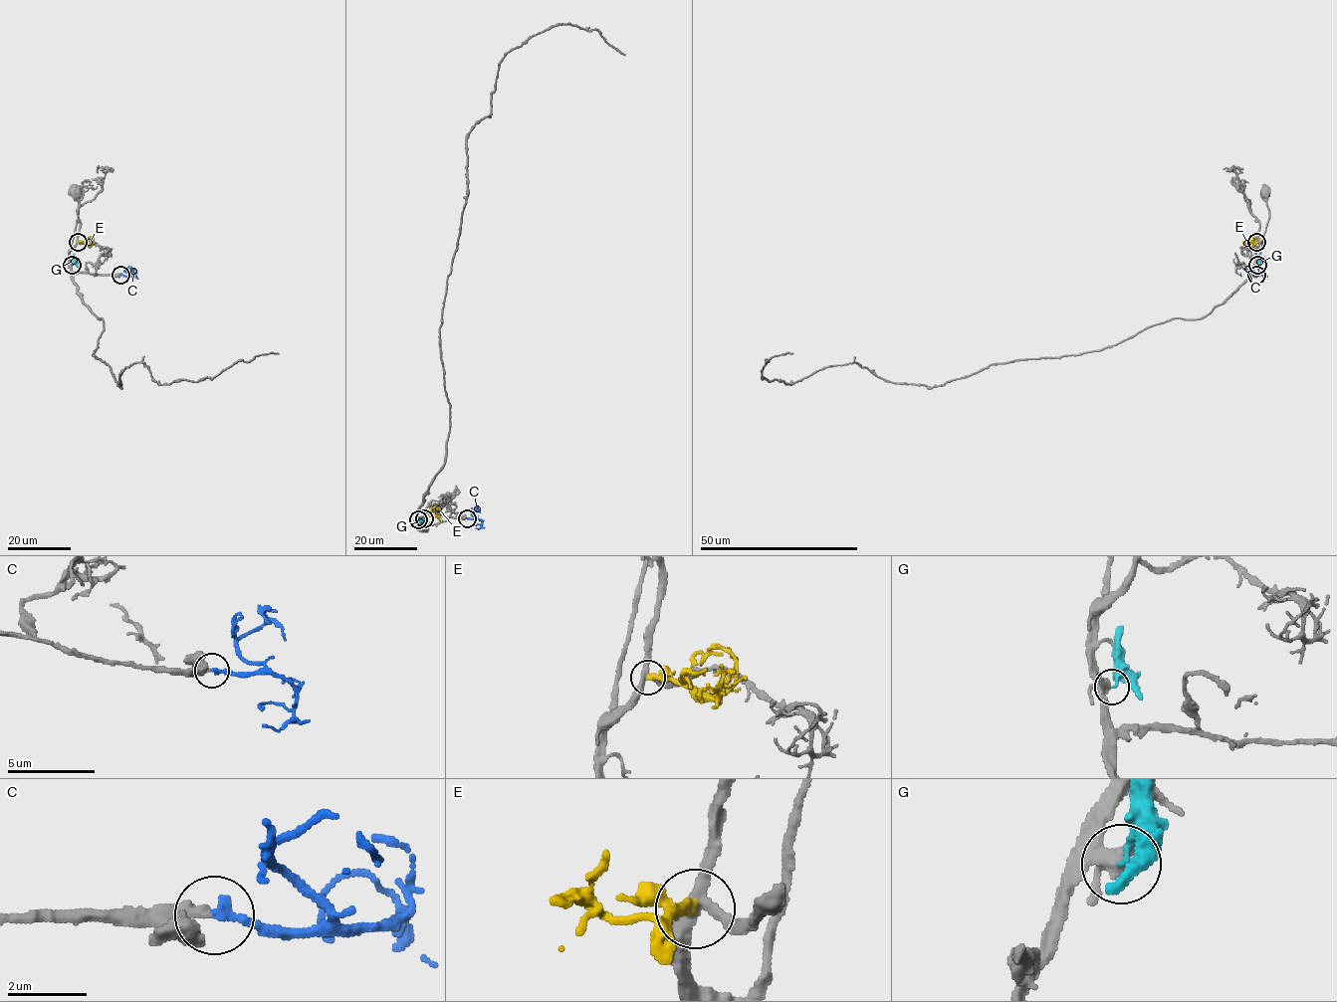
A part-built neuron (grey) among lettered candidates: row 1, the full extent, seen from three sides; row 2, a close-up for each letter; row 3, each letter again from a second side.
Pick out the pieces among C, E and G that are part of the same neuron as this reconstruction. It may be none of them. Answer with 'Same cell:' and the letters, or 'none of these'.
Same cell: C

